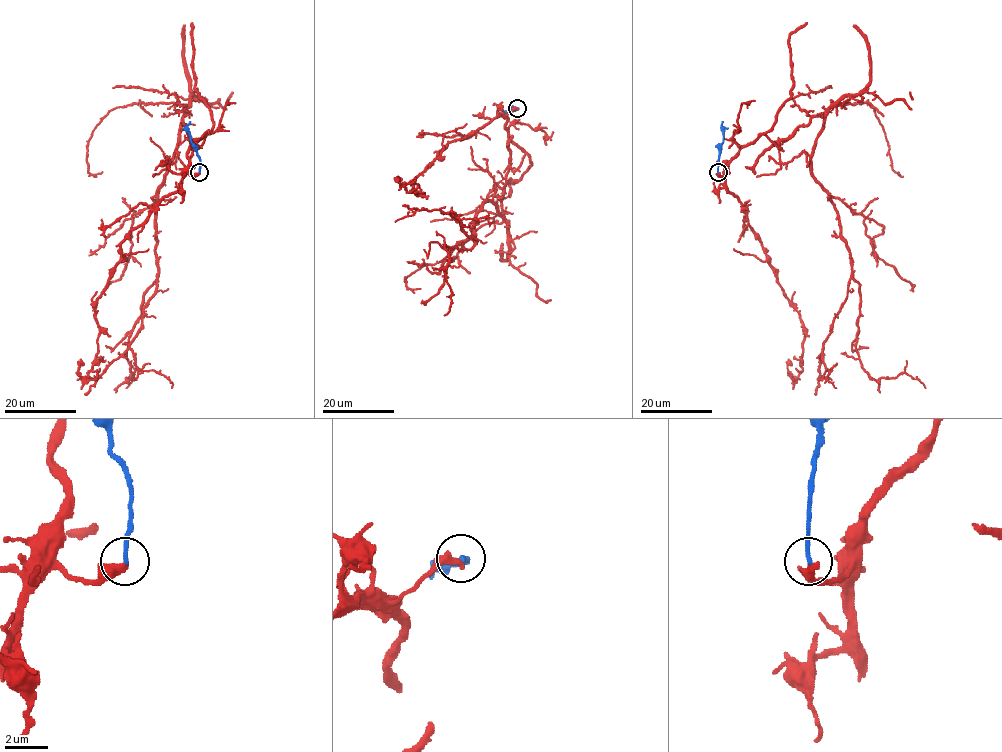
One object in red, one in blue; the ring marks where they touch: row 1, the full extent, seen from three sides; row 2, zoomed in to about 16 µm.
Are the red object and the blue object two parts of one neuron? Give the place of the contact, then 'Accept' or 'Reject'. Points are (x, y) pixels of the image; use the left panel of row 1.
Place: (199, 172). Reject

